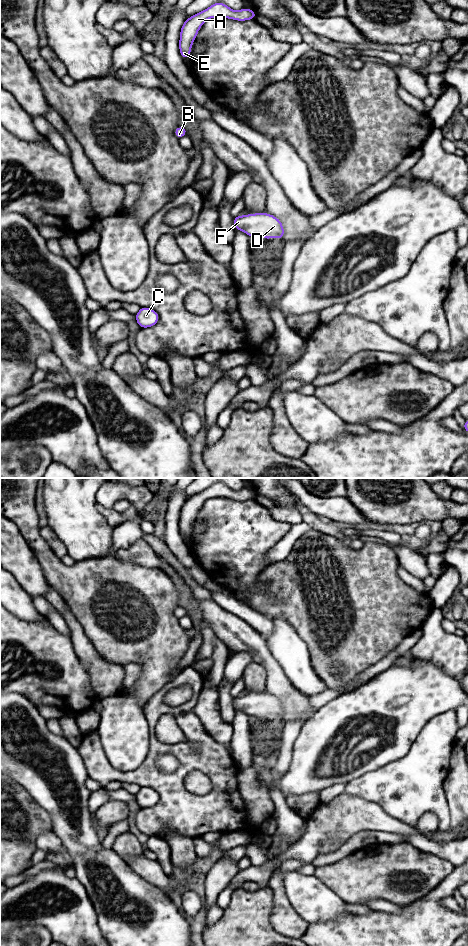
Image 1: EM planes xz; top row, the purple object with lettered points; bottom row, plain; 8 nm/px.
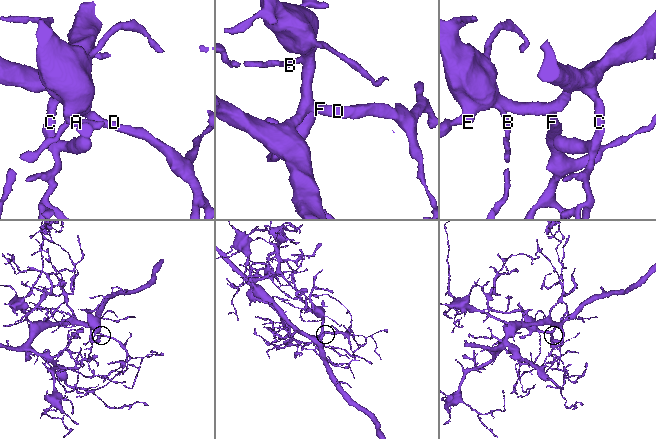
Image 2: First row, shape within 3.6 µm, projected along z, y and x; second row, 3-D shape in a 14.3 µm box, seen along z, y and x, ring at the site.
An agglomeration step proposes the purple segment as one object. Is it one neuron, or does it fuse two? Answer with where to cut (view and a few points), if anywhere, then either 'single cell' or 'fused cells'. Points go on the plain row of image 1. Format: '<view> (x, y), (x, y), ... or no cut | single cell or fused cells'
no cut | single cell

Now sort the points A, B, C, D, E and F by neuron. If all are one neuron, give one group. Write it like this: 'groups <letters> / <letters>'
groups A B C D E F

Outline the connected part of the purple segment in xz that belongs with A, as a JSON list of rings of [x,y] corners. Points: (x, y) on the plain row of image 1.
[[[216,482],[207,489],[187,498],[180,510],[179,531],[182,539],[188,538],[191,535],[192,524],[206,500],[222,497],[236,501],[246,501],[255,499],[256,496],[257,494],[254,490],[244,487],[240,491],[235,491],[223,482]]]

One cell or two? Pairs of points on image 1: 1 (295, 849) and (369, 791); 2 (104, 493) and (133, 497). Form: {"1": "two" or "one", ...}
{"1": "two", "2": "one"}

